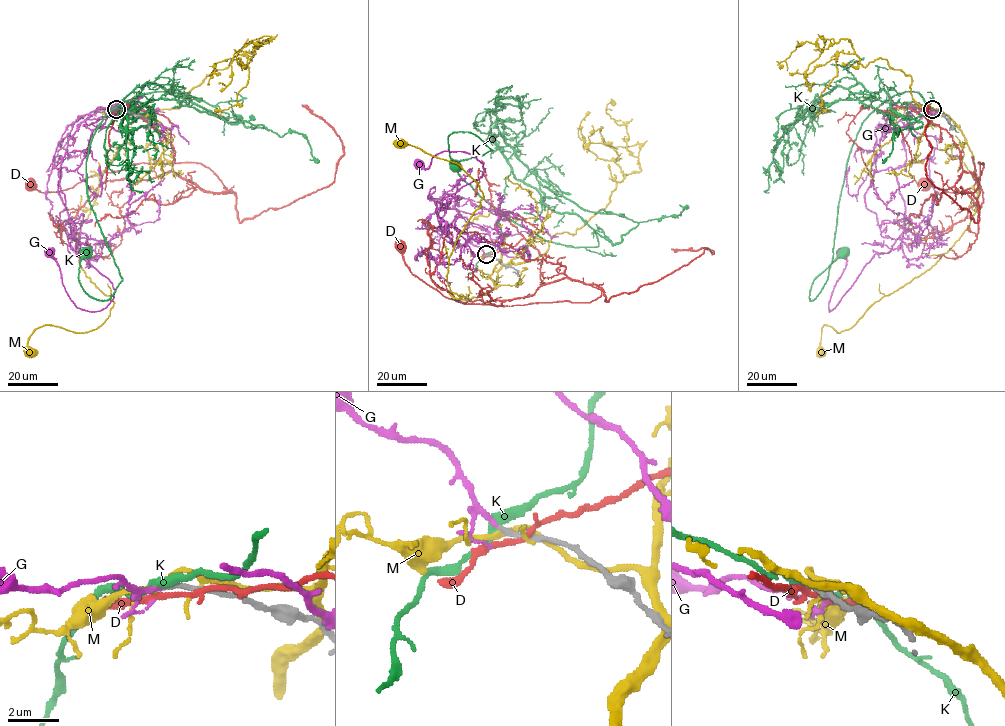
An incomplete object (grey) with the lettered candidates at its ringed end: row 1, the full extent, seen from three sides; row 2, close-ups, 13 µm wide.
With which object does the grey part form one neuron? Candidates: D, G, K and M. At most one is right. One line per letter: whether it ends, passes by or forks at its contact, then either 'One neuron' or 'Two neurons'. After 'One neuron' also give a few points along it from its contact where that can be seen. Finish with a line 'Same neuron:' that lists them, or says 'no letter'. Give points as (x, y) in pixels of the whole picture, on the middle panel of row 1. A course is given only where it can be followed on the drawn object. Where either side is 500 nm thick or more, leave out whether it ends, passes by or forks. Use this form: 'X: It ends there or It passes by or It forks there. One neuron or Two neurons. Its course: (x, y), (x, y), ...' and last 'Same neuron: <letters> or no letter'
D: It passes by. Two neurons
G: It passes by. One neuron. Its course: (486, 255), (465, 217), (421, 228), (483, 164), (442, 151), (420, 165)
K: It passes by. Two neurons
M: It passes by. Two neurons
Same neuron: G

